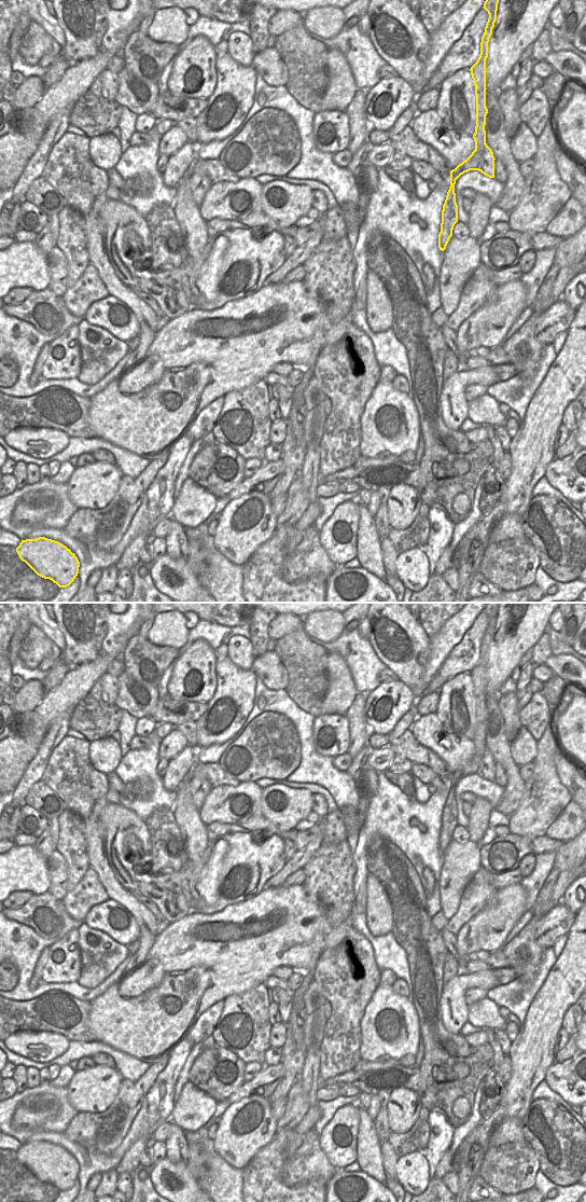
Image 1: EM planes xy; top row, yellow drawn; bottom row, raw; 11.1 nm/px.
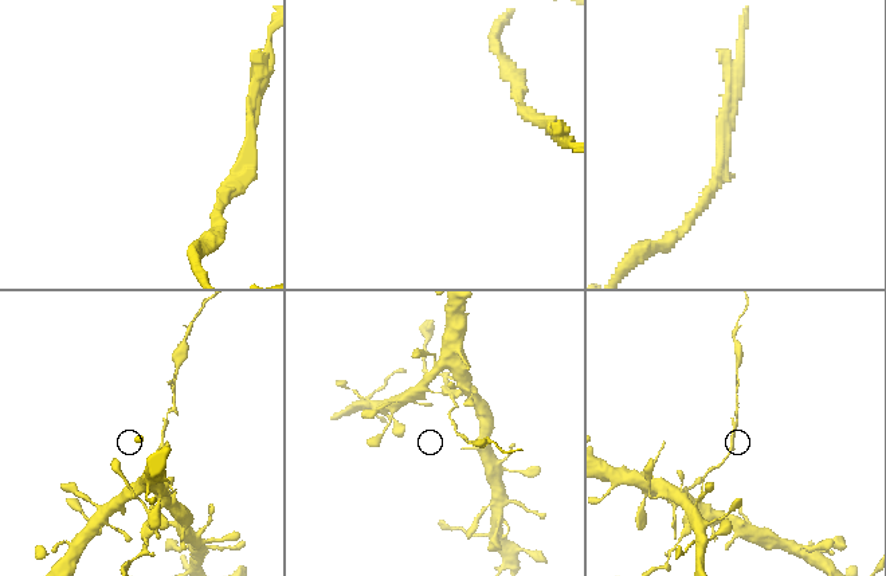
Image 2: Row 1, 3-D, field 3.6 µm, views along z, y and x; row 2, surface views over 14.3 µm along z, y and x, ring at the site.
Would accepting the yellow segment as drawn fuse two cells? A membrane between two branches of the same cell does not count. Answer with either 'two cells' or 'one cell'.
one cell

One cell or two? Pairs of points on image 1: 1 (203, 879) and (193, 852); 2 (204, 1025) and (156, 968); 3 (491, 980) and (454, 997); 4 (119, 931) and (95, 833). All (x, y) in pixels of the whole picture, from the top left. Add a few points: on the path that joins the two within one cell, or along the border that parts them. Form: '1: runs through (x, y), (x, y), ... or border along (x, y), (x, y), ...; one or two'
1: border along (209, 841), (205, 851), (194, 864); two
2: border along (218, 1002), (199, 1016), (185, 1036); two
3: runs through (482, 980), (468, 981), (461, 988); one
4: border along (110, 898), (117, 901), (131, 914); two

